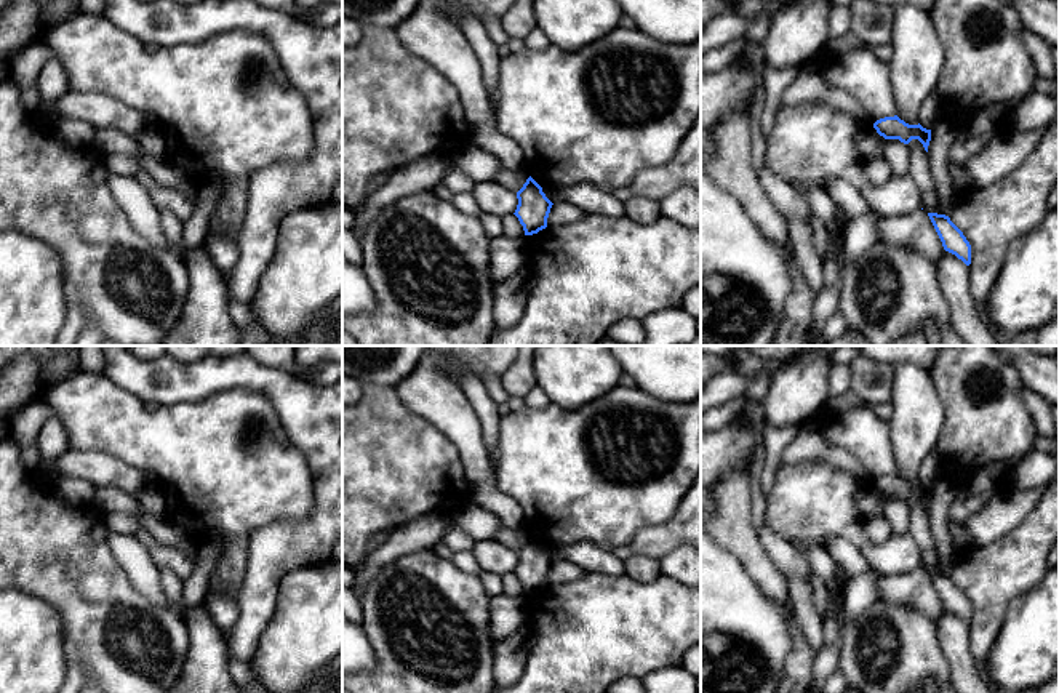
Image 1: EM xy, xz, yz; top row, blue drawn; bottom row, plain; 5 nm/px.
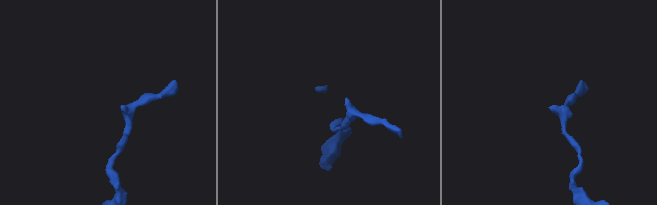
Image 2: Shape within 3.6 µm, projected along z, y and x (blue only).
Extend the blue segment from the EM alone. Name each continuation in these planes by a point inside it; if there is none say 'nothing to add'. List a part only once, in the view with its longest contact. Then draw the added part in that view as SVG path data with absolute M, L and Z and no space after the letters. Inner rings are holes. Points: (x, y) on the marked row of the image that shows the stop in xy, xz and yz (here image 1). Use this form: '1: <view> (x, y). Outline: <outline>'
nothing to add

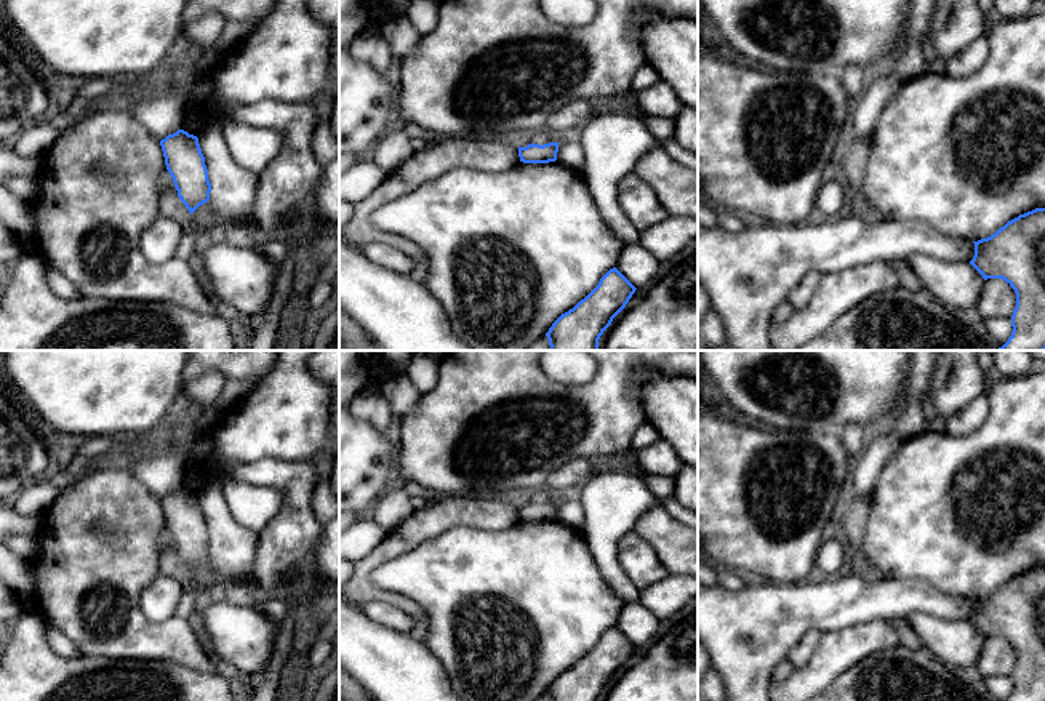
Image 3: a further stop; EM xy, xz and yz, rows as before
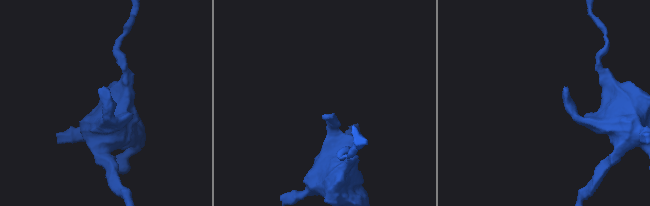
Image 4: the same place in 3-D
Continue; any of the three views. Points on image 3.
nothing to add

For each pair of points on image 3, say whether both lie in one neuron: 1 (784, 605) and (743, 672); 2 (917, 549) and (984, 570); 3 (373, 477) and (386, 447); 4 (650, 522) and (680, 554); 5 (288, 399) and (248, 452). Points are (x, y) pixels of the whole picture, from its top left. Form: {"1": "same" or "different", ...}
{"1": "same", "2": "same", "3": "same", "4": "same", "5": "same"}

